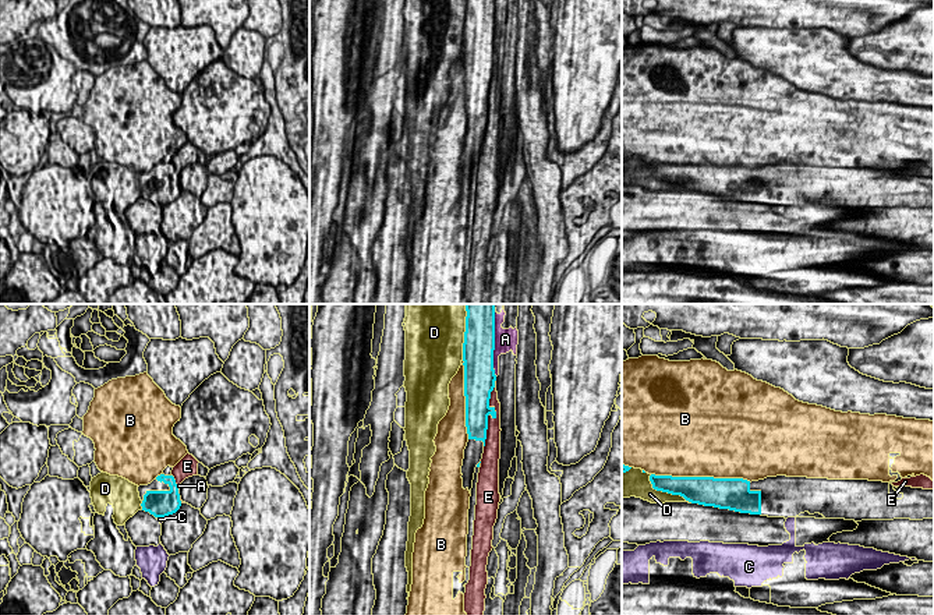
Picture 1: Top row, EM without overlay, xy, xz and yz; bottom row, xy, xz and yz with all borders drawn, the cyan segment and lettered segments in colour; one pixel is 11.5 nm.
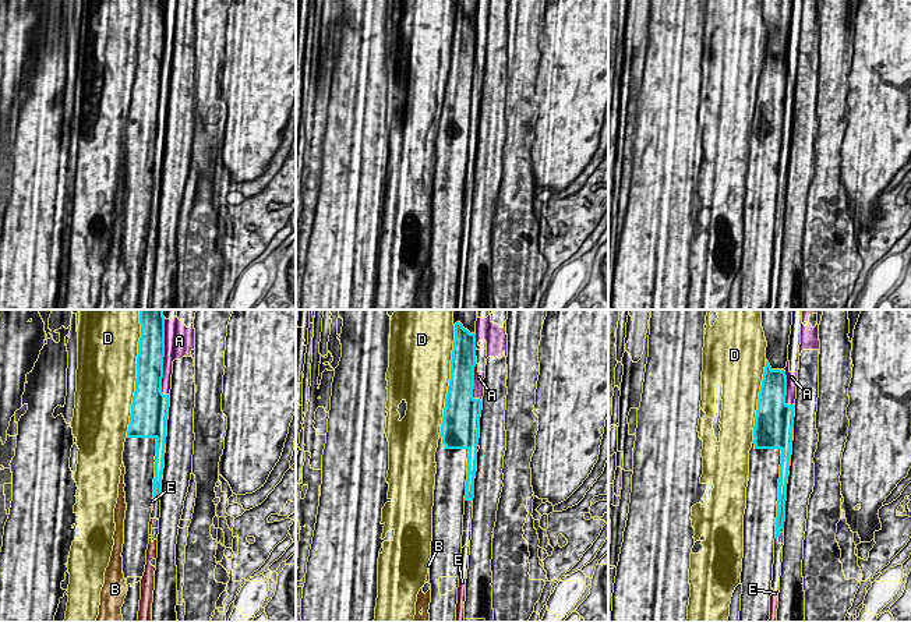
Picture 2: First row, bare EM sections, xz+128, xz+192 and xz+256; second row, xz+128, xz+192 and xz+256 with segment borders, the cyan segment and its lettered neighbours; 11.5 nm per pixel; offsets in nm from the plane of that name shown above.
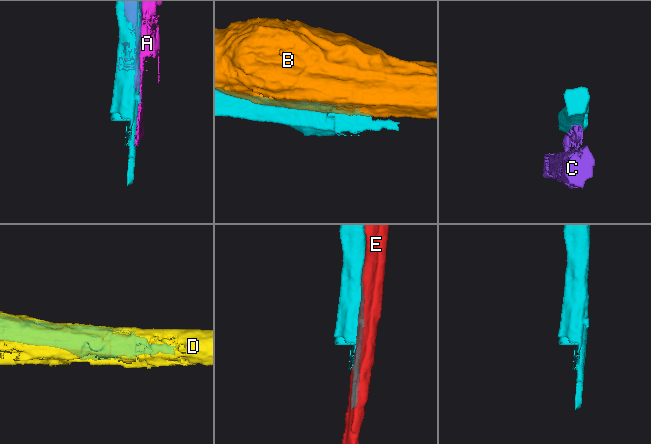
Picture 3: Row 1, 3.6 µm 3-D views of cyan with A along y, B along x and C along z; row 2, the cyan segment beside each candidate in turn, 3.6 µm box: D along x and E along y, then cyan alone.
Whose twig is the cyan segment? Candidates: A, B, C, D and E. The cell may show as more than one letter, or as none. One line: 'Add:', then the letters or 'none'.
Add: none

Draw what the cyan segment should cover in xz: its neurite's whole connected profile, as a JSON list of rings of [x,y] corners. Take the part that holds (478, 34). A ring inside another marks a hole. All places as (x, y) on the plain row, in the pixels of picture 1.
[[[467,0],[463,31],[466,114],[468,130],[461,153],[463,176],[471,181],[474,160],[481,155],[488,103],[496,106],[495,95],[489,93],[495,75],[493,57],[495,0]]]

